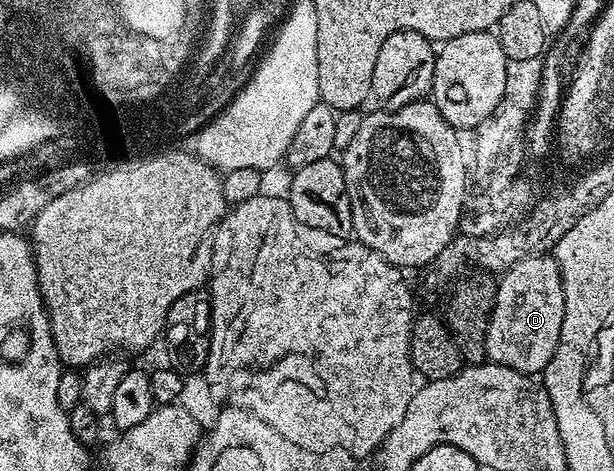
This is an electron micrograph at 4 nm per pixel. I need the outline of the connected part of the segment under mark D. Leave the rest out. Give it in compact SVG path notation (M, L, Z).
M549 253L527 257L526 260L516 261L506 271L500 272L493 312L485 329L484 354L490 363L498 363L504 367L522 371L526 377L540 376L557 351L562 326L563 281L556 258Z

